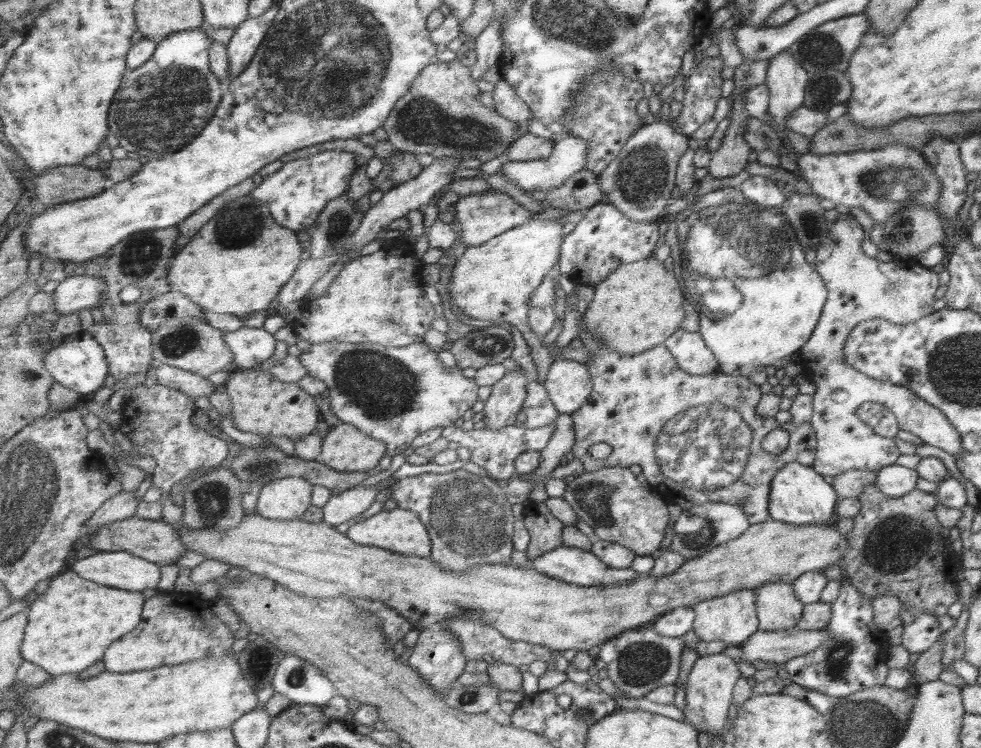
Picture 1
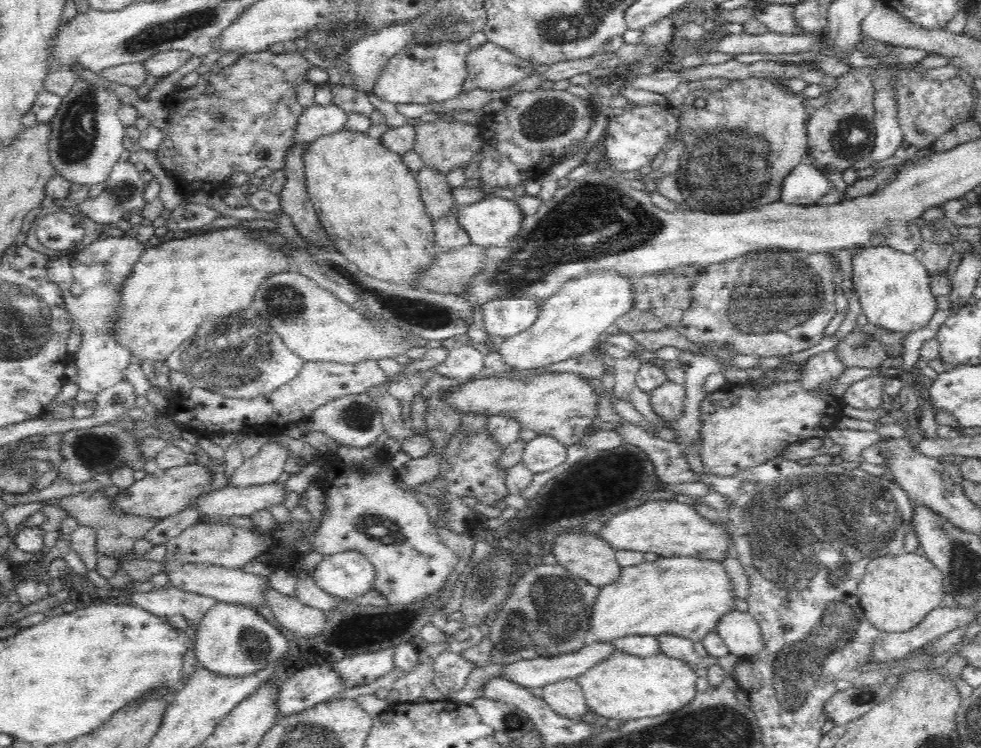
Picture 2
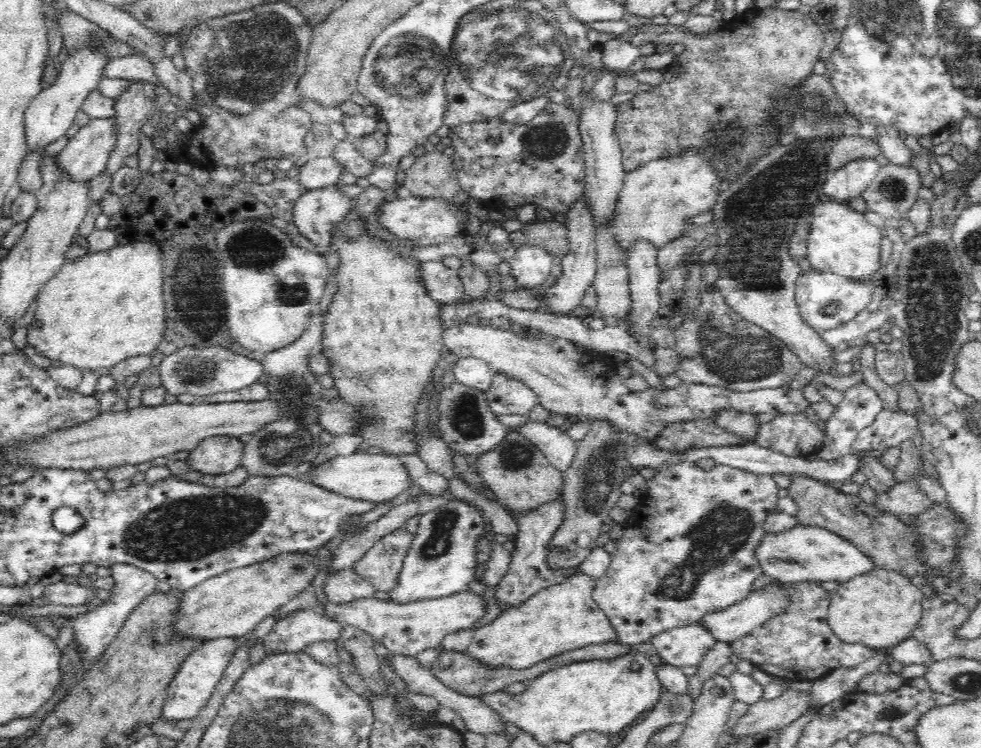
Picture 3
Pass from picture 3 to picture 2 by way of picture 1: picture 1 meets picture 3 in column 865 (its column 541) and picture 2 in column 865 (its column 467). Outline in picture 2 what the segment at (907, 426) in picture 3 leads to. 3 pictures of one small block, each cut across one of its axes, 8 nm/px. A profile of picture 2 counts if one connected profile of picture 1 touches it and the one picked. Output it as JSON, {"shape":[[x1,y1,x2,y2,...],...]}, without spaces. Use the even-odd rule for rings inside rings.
{"shape":[[829,429,825,435,841,447,839,460,860,462,863,460,862,451,881,438,876,431,852,429]]}

